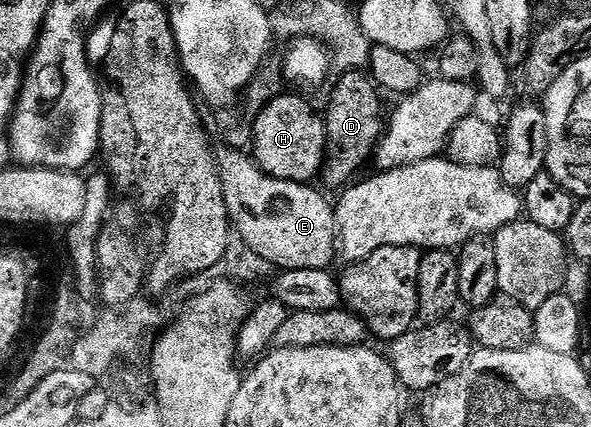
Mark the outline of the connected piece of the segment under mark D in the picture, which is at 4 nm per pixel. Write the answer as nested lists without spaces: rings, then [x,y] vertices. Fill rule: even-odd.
[[[351,69],[336,85],[329,99],[329,112],[324,112],[325,120],[325,165],[323,179],[336,189],[352,184],[362,174],[361,166],[374,158],[387,127],[387,111],[381,108],[382,92],[372,78],[362,70]]]

